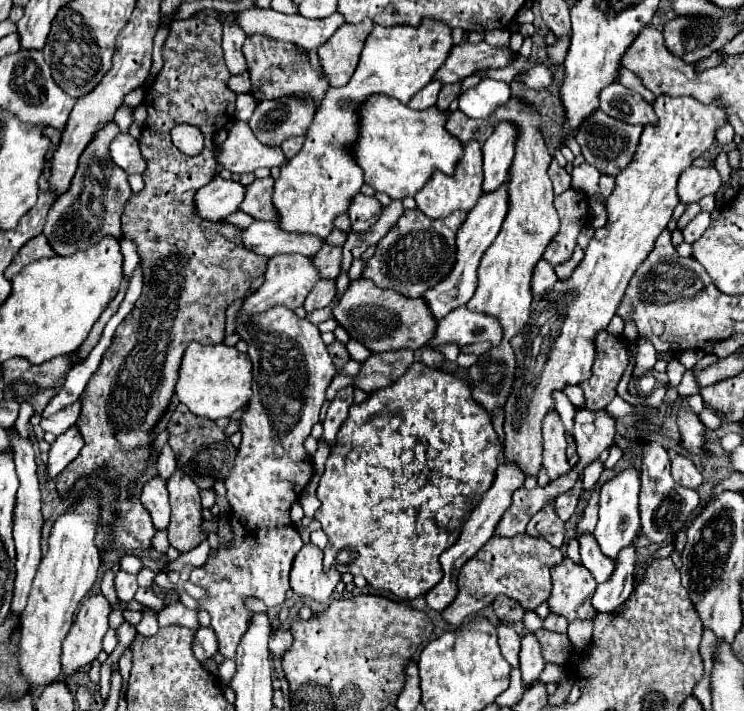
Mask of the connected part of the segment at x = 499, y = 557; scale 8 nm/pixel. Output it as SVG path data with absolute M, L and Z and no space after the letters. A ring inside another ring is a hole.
M526 533L514 537L492 537L462 569L458 577L458 597L442 611L444 619L452 625L462 625L464 617L484 609L496 595L508 595L516 599L524 609L536 609L550 597L550 567L562 561L562 551L552 547L542 537L530 537Z

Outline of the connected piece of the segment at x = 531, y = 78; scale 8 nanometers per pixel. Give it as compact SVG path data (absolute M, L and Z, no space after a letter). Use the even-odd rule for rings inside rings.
M534 63L532 69L522 73L520 77L522 77L522 83L526 87L536 89L536 91L548 89L550 85L554 85L554 69L548 63Z

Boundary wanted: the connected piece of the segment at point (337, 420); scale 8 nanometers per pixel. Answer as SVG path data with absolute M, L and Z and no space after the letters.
M344 387L336 393L334 401L330 403L328 407L328 413L326 413L326 419L324 419L324 433L322 433L322 439L330 445L334 445L334 439L336 439L336 433L340 429L340 425L346 421L348 417L348 409L350 405L354 403L352 399L352 389L354 387Z

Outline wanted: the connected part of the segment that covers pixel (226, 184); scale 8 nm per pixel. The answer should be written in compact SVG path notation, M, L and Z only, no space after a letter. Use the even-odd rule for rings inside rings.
M214 177L196 193L196 211L200 217L210 221L222 221L234 211L238 211L244 199L244 185L232 179Z

